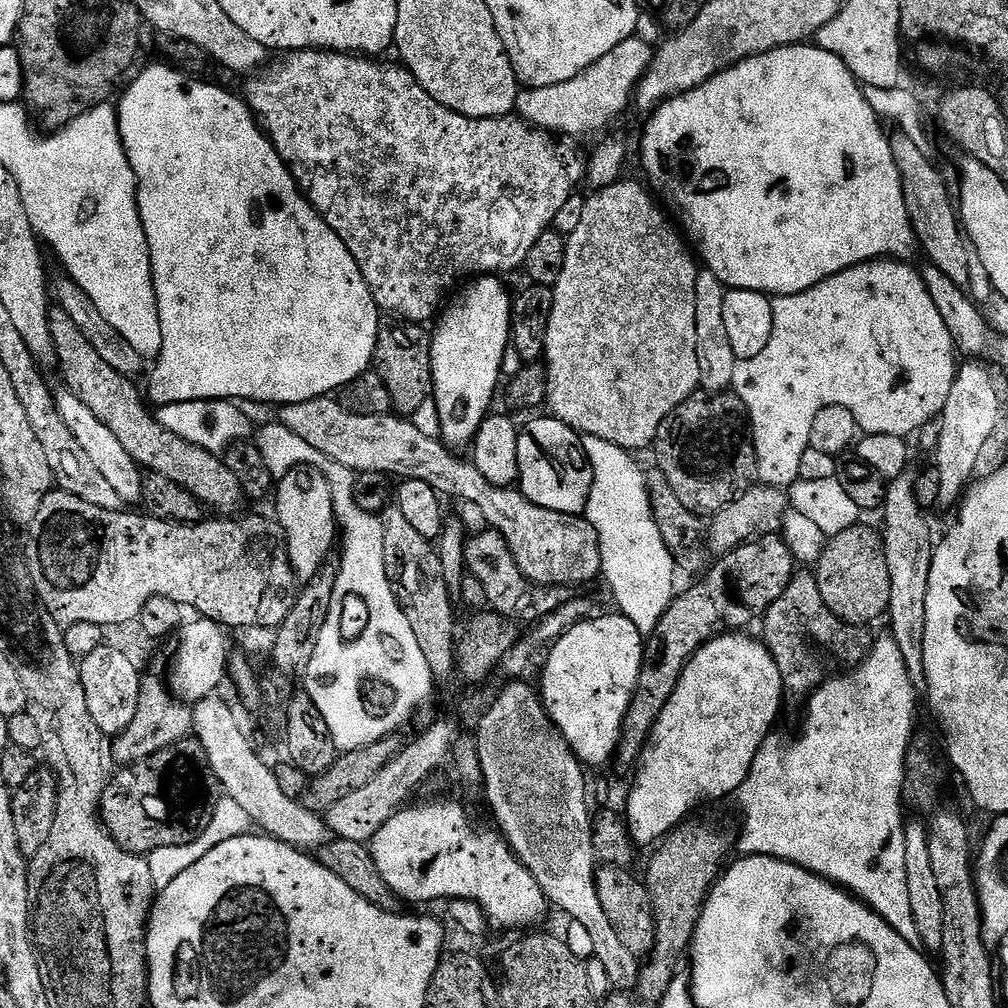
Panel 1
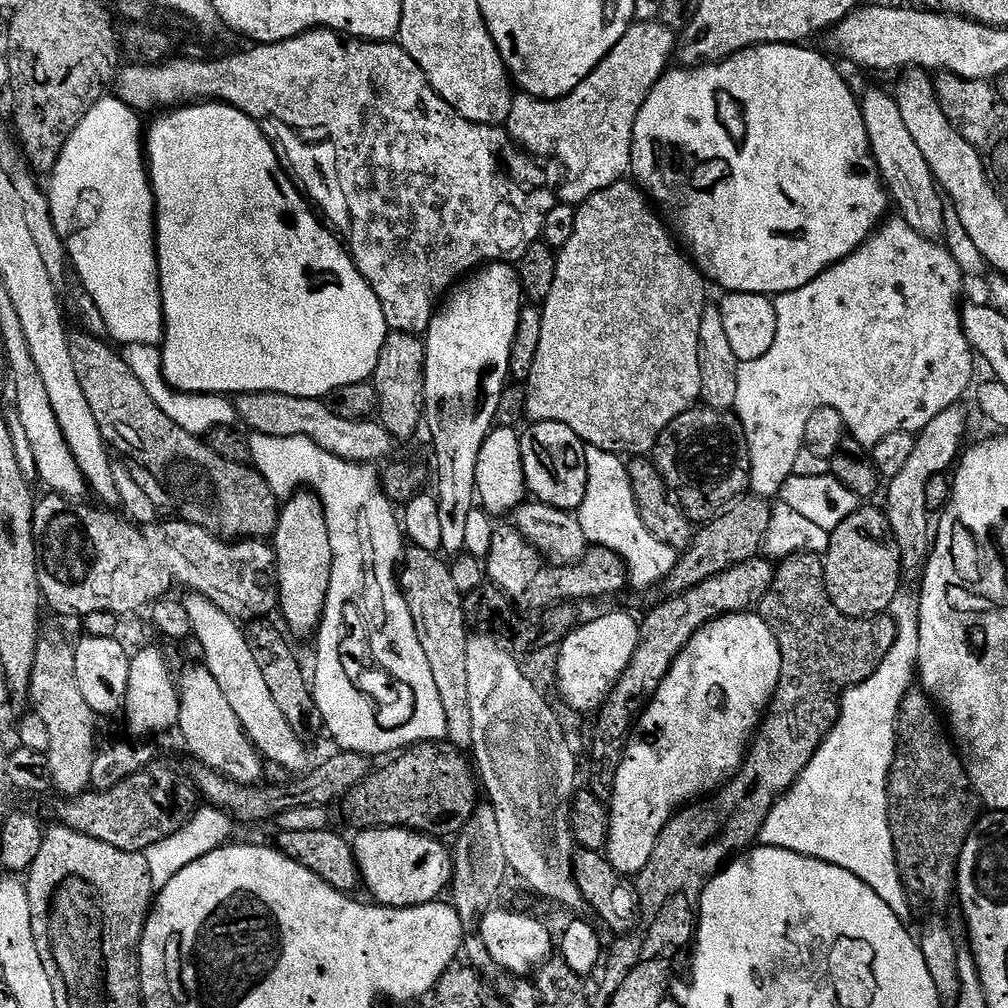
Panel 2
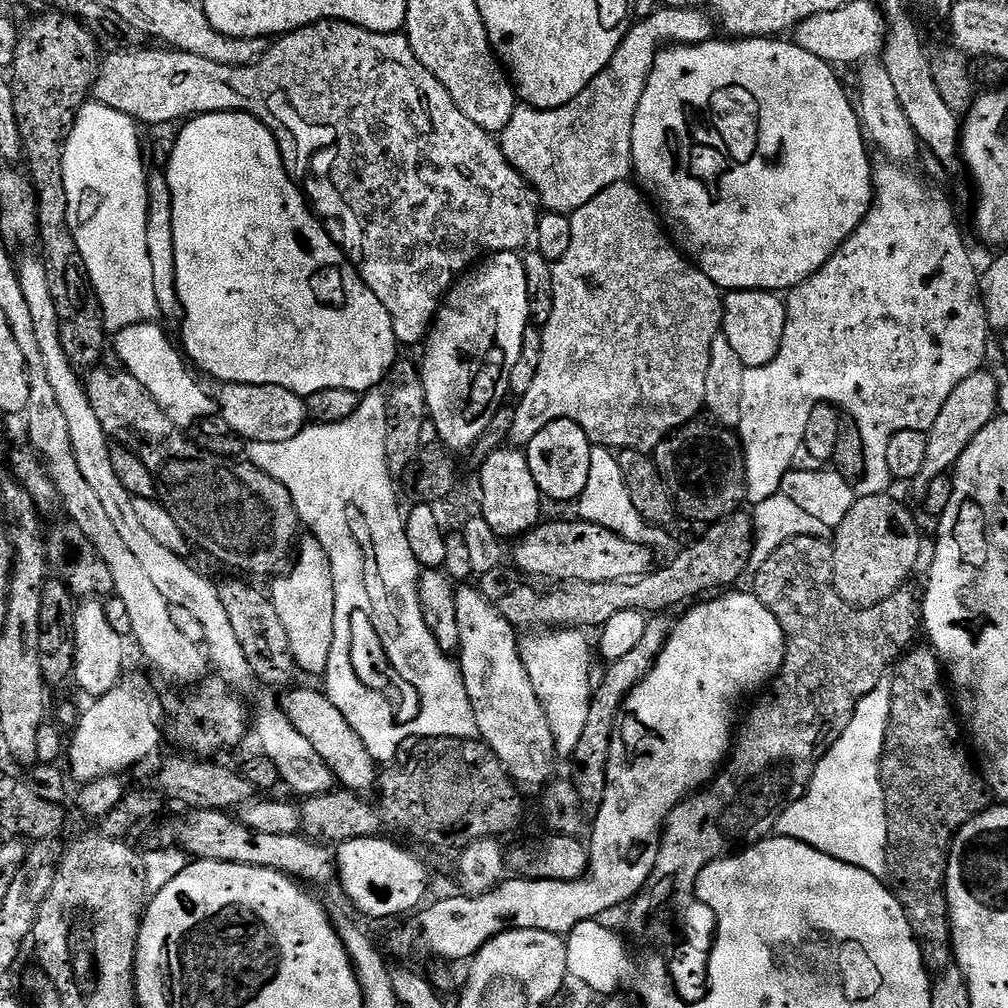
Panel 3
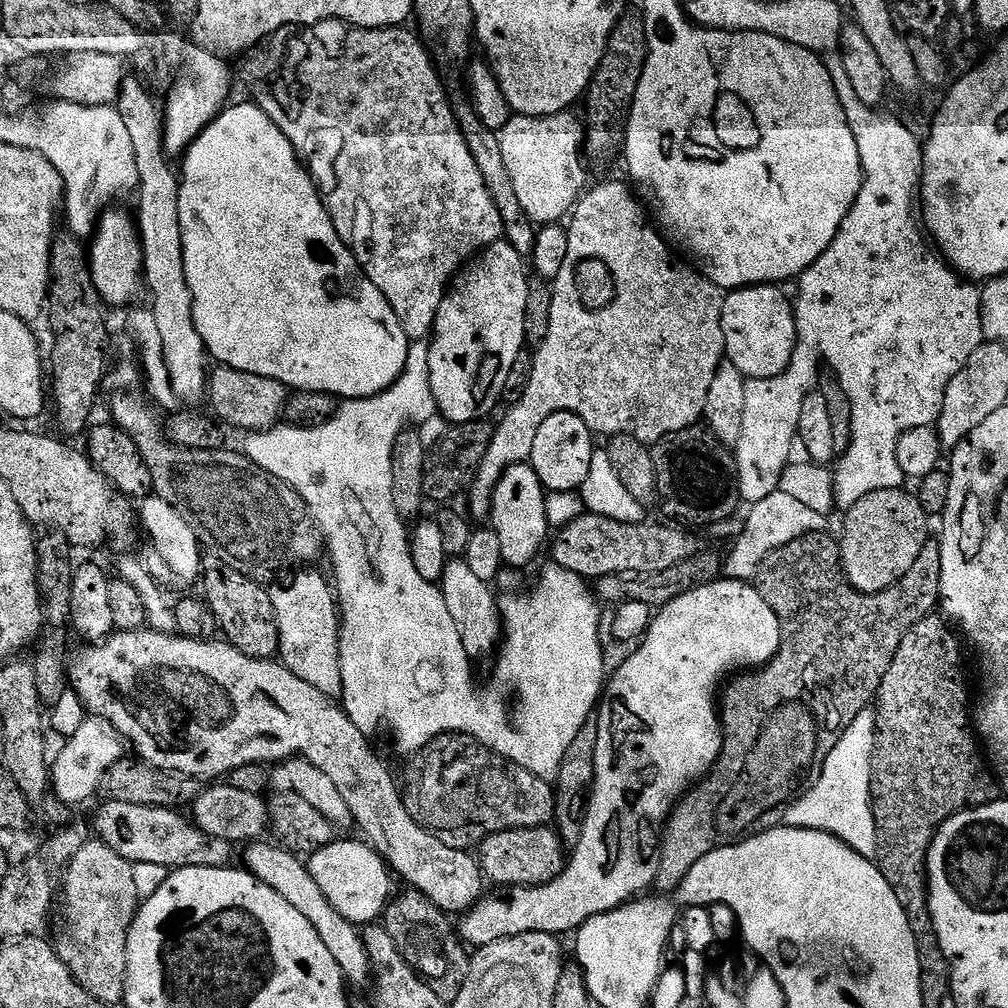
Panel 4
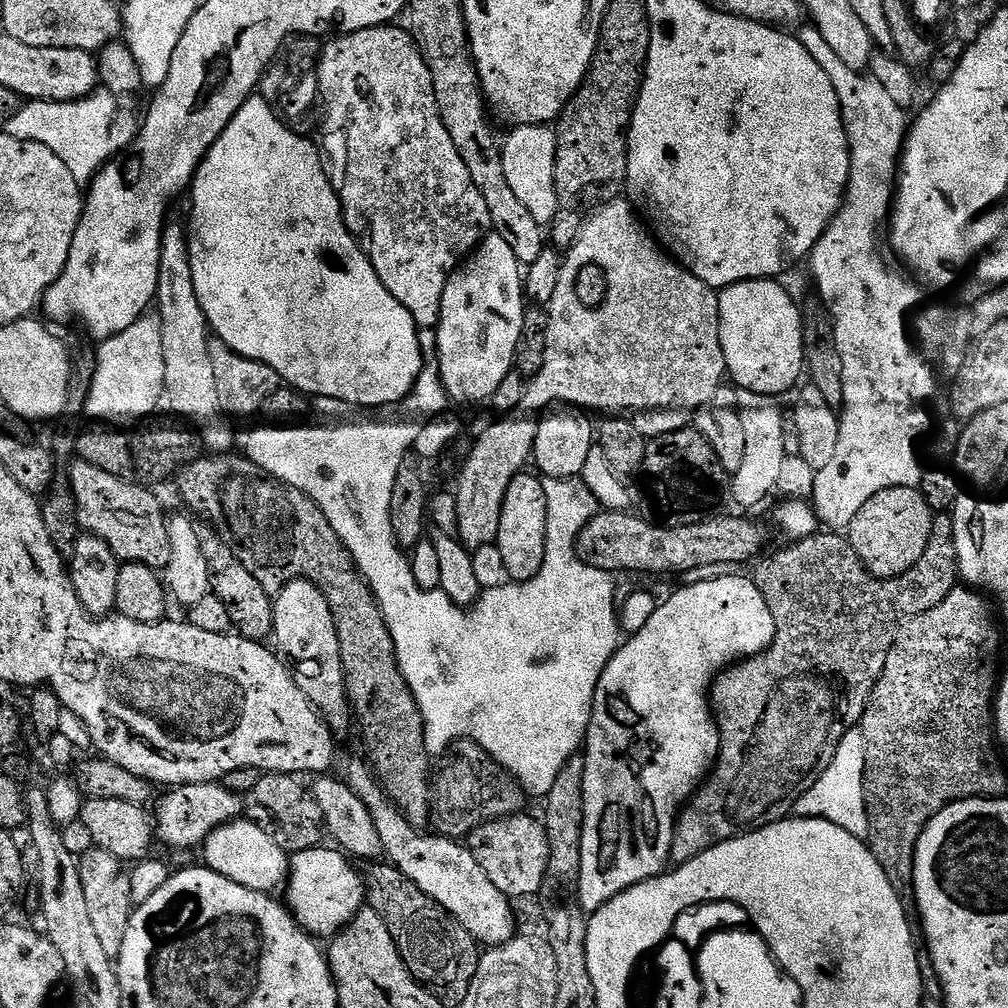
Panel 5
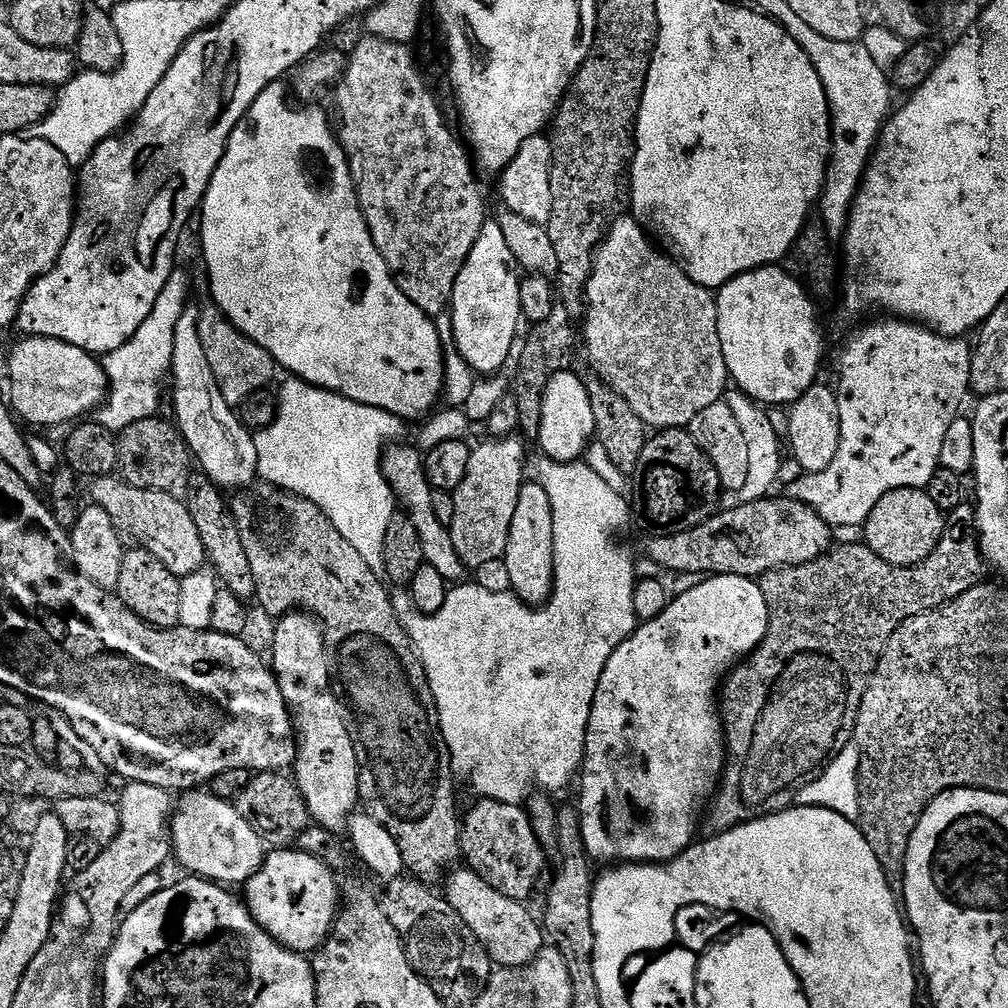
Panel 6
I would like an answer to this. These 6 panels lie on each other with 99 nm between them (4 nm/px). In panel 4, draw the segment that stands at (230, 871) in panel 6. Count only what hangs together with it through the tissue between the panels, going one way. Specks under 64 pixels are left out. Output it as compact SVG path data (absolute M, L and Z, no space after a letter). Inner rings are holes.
M259 840L251 843L244 856L243 863L247 871L256 876L260 881L265 882L272 890L281 894L290 906L295 910L301 911L310 924L326 942L326 950L330 951L334 960L338 962L339 968L344 974L345 981L353 988L364 988L371 983L373 979L372 964L369 962L369 955L366 954L366 948L363 935L357 925L348 920L344 920L330 902L326 901L326 896L318 887L313 876L310 874L307 863L295 853L289 852L281 845L266 843L266 840Z

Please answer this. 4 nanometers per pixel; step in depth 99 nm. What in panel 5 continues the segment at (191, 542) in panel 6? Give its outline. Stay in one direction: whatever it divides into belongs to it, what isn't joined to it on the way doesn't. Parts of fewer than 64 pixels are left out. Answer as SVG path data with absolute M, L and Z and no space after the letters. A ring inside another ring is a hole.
M81 459L72 464L71 474L77 522L85 533L102 538L117 561L144 564L157 570L168 567L172 549L168 542L166 512L160 509L154 493L147 492L143 483L131 484L131 479L106 474L106 470L98 470L98 466L90 466Z

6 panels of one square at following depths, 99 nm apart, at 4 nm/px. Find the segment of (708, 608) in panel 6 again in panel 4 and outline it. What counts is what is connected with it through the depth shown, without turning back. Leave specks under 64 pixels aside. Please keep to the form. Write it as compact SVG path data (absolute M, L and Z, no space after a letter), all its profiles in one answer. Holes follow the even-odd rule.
M717 578L710 584L697 584L686 594L674 598L674 602L670 602L659 609L653 615L648 631L644 633L635 648L636 653L633 656L626 657L621 662L620 669L613 676L611 673L598 705L598 715L595 717L598 726L598 746L594 750L594 778L592 779L590 795L586 801L582 838L578 842L578 846L571 849L570 859L565 863L563 874L558 879L553 880L551 884L543 884L537 888L505 888L500 886L492 890L496 892L490 893L491 891L489 891L487 894L481 895L480 899L459 917L460 924L458 920L458 935L465 945L471 946L473 949L484 948L487 944L493 944L506 938L514 938L518 934L526 934L527 932L550 932L553 934L569 932L572 934L590 918L601 916L604 912L612 912L620 905L629 903L641 894L647 893L655 885L658 862L660 861L660 838L664 831L664 825L668 823L668 817L672 815L672 809L680 803L683 796L688 795L708 775L710 769L716 765L716 759L720 757L724 730L720 727L718 693L725 681L733 674L740 674L745 670L756 670L772 661L774 654L780 648L780 623L774 614L774 610L770 610L770 606L766 606L766 598L762 598L762 594L756 588L755 583Z

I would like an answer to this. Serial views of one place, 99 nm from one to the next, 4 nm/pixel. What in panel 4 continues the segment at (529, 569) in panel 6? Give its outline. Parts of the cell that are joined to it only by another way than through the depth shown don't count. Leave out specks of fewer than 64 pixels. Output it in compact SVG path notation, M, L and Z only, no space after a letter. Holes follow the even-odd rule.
M531 463L515 464L506 470L506 474L502 474L492 495L490 527L494 534L498 534L498 543L502 546L502 558L507 567L517 570L527 569L527 564L543 548L545 551L550 540L546 489L538 474L532 469Z

